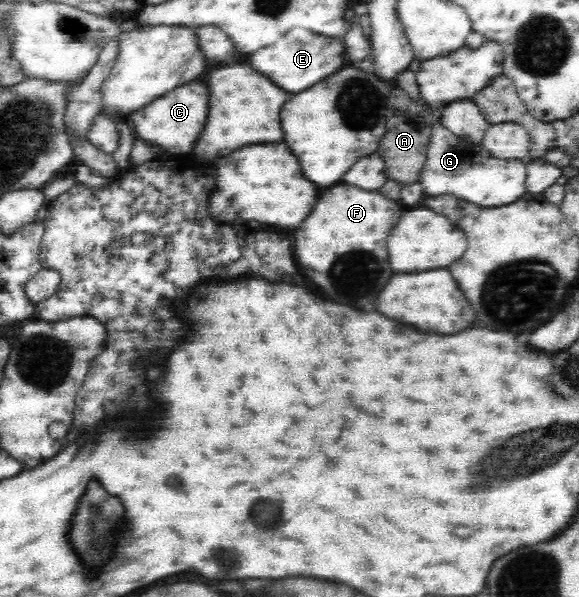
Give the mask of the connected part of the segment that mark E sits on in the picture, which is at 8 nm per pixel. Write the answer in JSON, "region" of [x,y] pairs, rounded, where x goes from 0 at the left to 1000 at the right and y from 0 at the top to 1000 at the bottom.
{"region":[[[508,45],[477,65],[470,77],[458,77],[439,87],[432,94],[432,107],[444,121],[463,127],[466,137],[473,137],[480,147],[511,157],[584,121],[594,111],[594,97],[591,64],[573,64],[522,45]]]}

